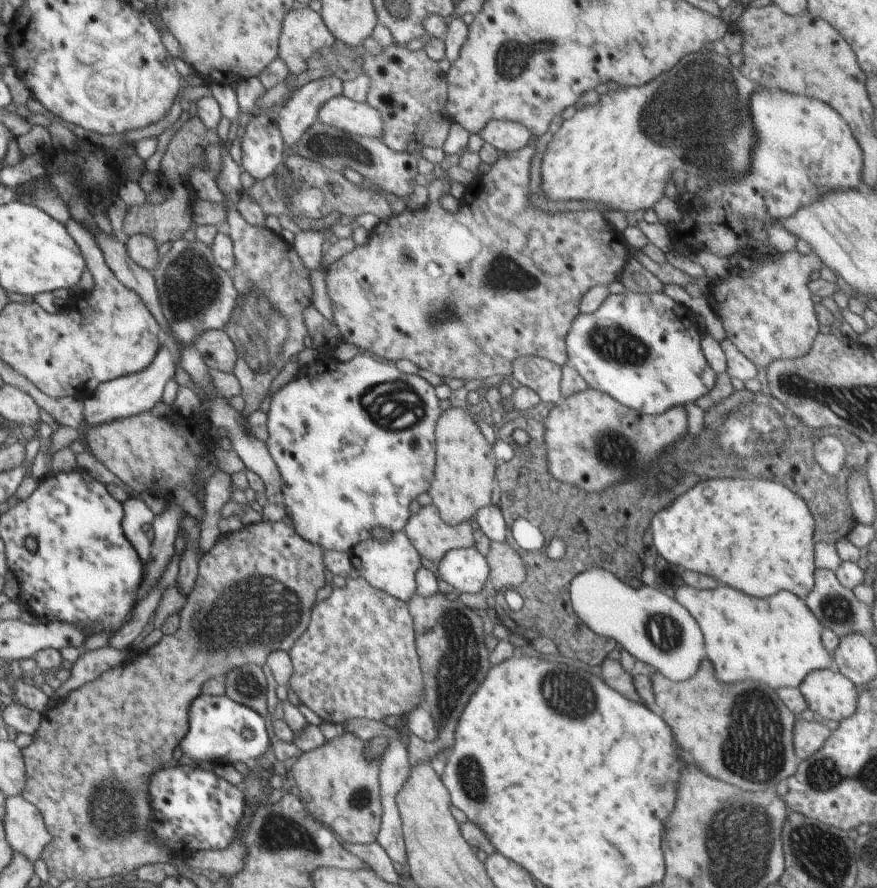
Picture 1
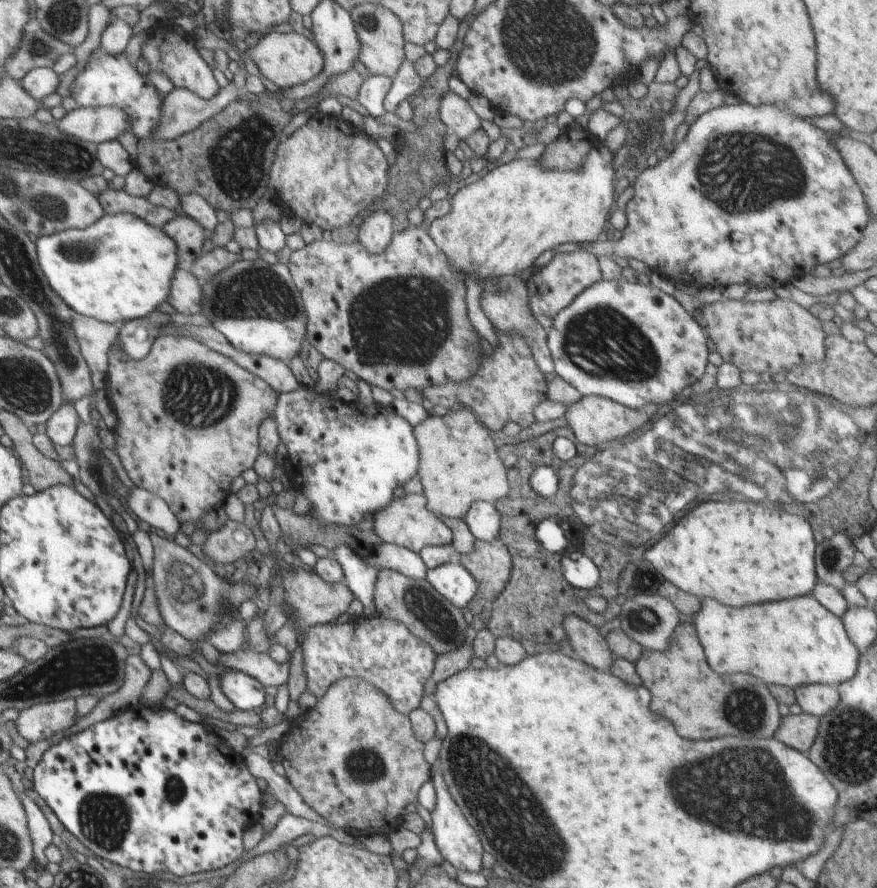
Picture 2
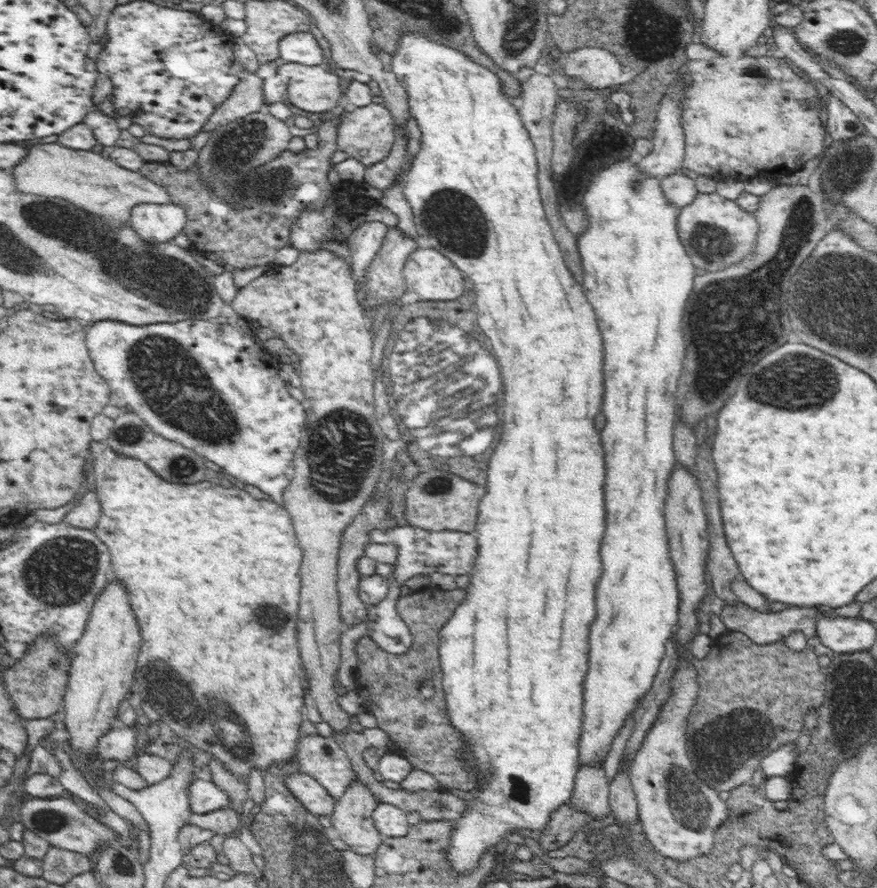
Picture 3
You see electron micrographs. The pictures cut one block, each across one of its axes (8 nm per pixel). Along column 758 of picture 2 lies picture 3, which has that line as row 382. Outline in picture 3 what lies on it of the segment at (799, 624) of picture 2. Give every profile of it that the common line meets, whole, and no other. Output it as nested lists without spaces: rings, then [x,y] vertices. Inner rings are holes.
[[[635,158],[624,159],[609,164],[607,167],[600,169],[598,174],[594,176],[592,184],[588,186],[586,194],[584,194],[584,206],[586,212],[590,216],[590,228],[584,236],[576,239],[578,245],[579,256],[582,257],[582,268],[584,278],[582,288],[586,299],[592,305],[595,317],[597,318],[597,326],[600,330],[603,339],[604,360],[603,360],[603,377],[606,392],[604,392],[604,402],[602,402],[602,414],[606,416],[606,424],[600,430],[599,435],[604,446],[606,476],[604,483],[605,494],[605,511],[606,511],[606,528],[601,542],[600,556],[602,563],[601,577],[598,579],[595,586],[595,603],[596,603],[596,618],[591,622],[590,634],[588,637],[588,648],[590,648],[590,656],[588,656],[588,674],[586,674],[583,682],[583,717],[582,730],[580,733],[578,748],[579,766],[590,766],[590,764],[604,763],[612,742],[616,738],[616,734],[620,732],[620,728],[626,724],[626,718],[636,712],[639,708],[638,702],[643,700],[650,692],[654,682],[654,676],[658,672],[660,662],[664,658],[664,650],[669,638],[672,637],[674,626],[678,622],[678,612],[680,605],[680,597],[678,597],[678,583],[676,582],[676,573],[672,559],[670,558],[668,535],[666,534],[665,523],[665,506],[666,495],[669,485],[669,478],[673,471],[676,470],[677,461],[675,460],[673,449],[673,434],[676,418],[676,404],[674,404],[674,392],[678,388],[678,380],[682,374],[682,358],[684,358],[684,334],[683,316],[685,306],[689,300],[692,287],[695,283],[695,276],[699,273],[693,265],[692,259],[685,251],[685,246],[681,243],[677,231],[677,218],[679,209],[671,204],[665,197],[661,187],[660,179],[655,176],[649,176],[642,172],[636,163]]]

